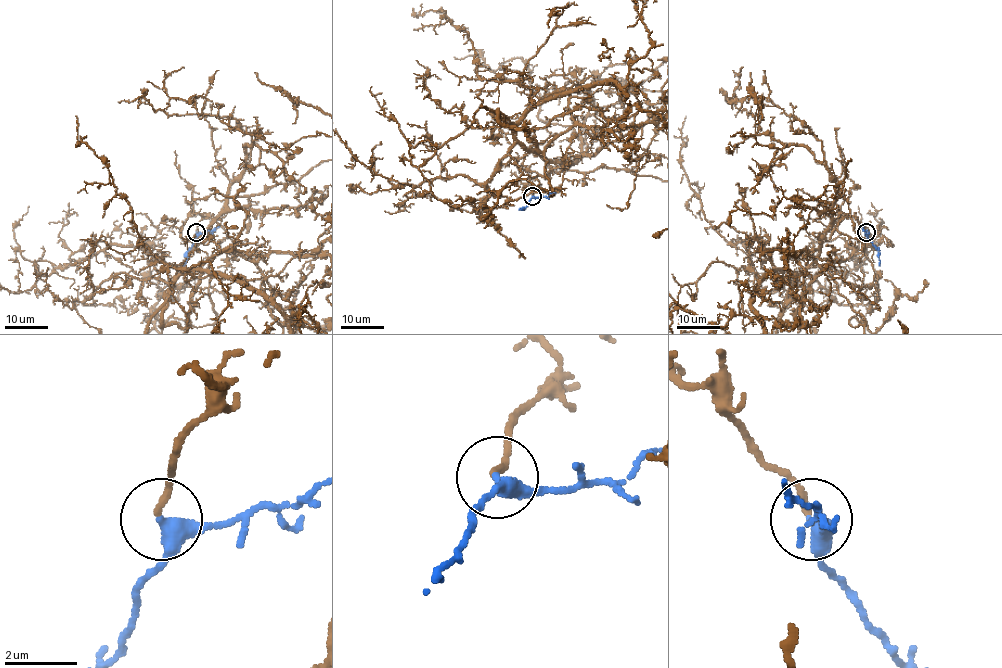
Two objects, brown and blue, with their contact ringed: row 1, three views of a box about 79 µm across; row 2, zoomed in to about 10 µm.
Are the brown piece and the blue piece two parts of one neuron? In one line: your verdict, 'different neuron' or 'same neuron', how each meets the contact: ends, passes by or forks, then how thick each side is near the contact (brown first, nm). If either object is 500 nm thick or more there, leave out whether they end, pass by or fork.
same neuron; brown ends; blue passes by; calibres 180 and 360 nm

